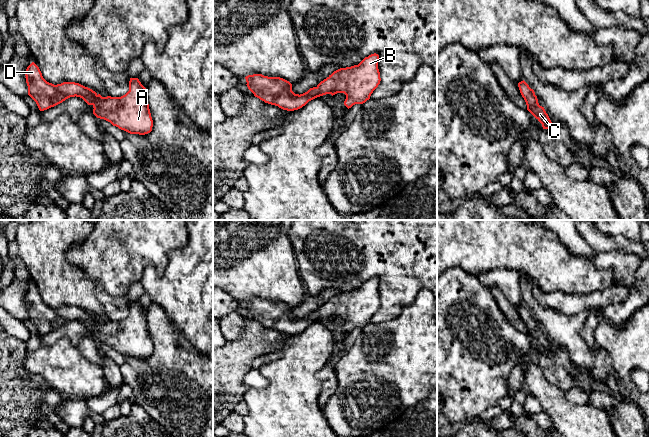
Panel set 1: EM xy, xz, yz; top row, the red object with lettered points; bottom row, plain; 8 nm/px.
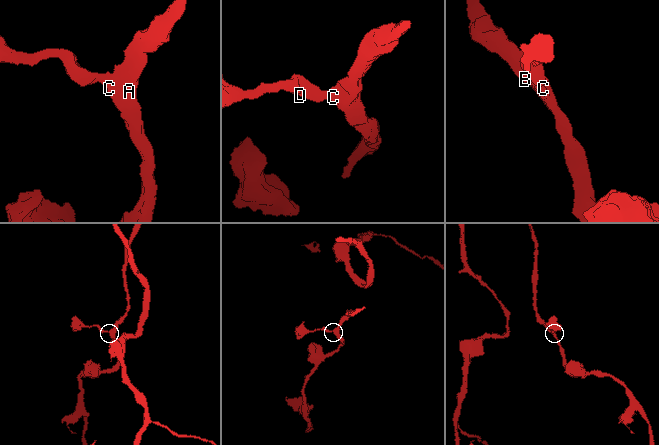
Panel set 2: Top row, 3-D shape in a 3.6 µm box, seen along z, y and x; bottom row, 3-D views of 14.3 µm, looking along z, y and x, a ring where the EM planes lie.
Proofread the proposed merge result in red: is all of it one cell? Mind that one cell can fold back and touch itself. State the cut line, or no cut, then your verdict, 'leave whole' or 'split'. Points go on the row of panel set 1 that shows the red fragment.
cut none; leave whole

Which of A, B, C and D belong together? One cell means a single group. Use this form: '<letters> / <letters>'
A B C D

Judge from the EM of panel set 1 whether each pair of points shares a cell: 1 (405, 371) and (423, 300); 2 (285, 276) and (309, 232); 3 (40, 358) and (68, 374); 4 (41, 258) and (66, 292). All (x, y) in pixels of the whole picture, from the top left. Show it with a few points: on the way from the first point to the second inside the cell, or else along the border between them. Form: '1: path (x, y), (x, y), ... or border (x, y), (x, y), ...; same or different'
1: path (413, 353), (423, 343), (423, 318); same
2: border (289, 234), (301, 280); different
3: path (47, 363), (54, 369), (61, 369); same
4: path (48, 266), (49, 273), (60, 284); same

